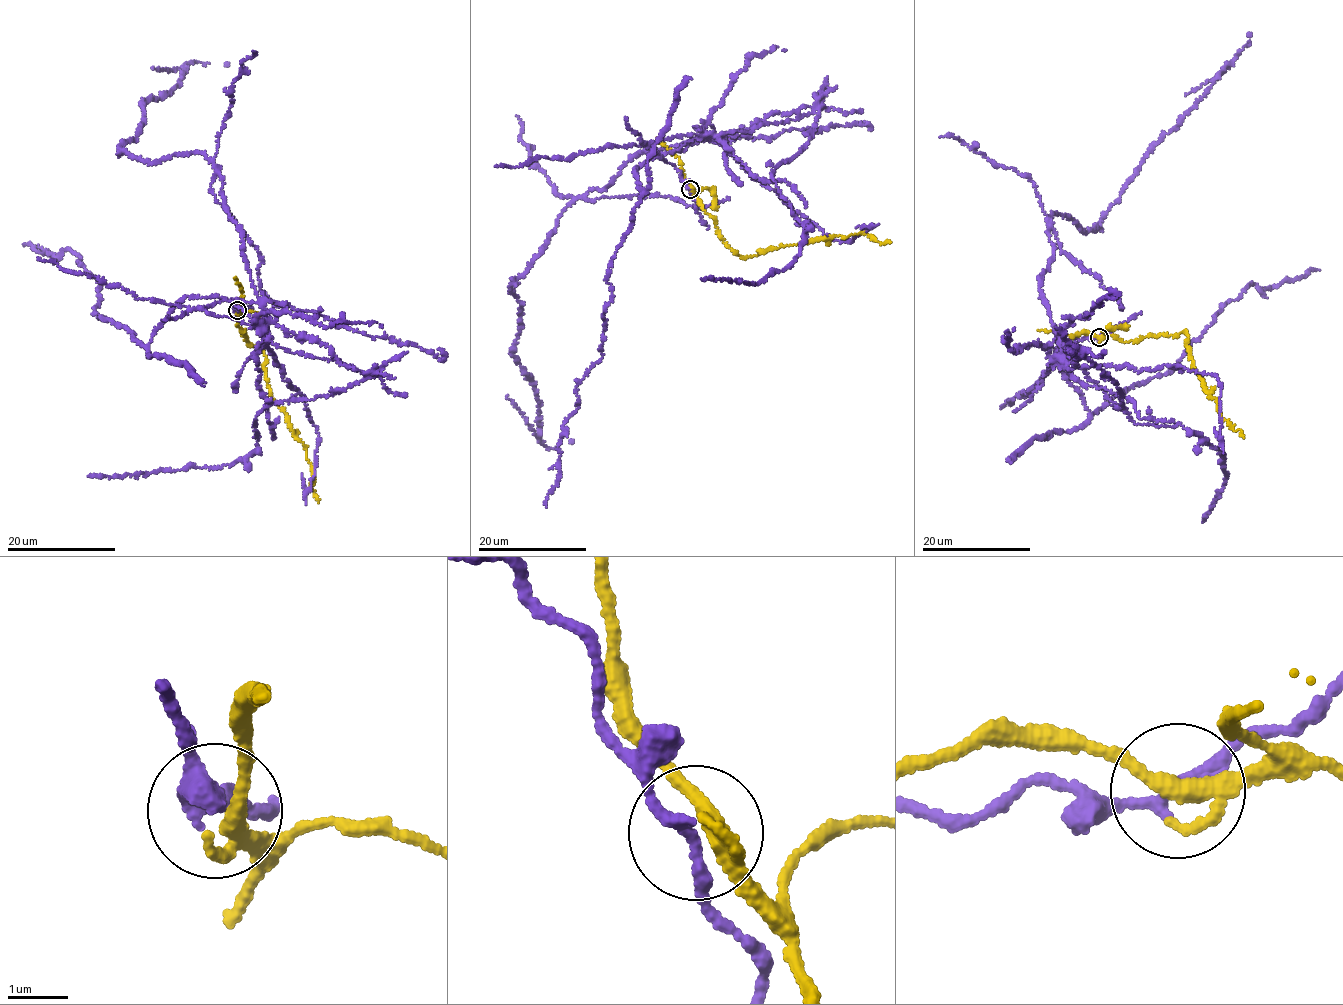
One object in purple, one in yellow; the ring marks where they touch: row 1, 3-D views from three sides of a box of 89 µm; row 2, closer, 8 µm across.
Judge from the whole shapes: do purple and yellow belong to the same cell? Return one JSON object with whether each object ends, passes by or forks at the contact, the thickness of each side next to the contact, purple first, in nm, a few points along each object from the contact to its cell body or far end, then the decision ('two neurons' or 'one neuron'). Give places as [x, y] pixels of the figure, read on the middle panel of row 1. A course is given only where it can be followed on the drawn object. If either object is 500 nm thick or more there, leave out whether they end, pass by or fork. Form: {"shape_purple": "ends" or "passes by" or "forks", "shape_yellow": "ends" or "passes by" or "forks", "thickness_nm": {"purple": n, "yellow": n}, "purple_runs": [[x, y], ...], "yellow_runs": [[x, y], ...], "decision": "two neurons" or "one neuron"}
{"shape_purple": "passes by", "shape_yellow": "forks", "thickness_nm": {"purple": 180, "yellow": 240}, "purple_runs": [[689, 188], [649, 144], [675, 135], [705, 138], [640, 151], [561, 213], [511, 285], [538, 433], [508, 396]], "yellow_runs": [[691, 189], [701, 207], [714, 219], [726, 245], [745, 258], [761, 249], [863, 232], [881, 243], [891, 243]], "decision": "two neurons"}

